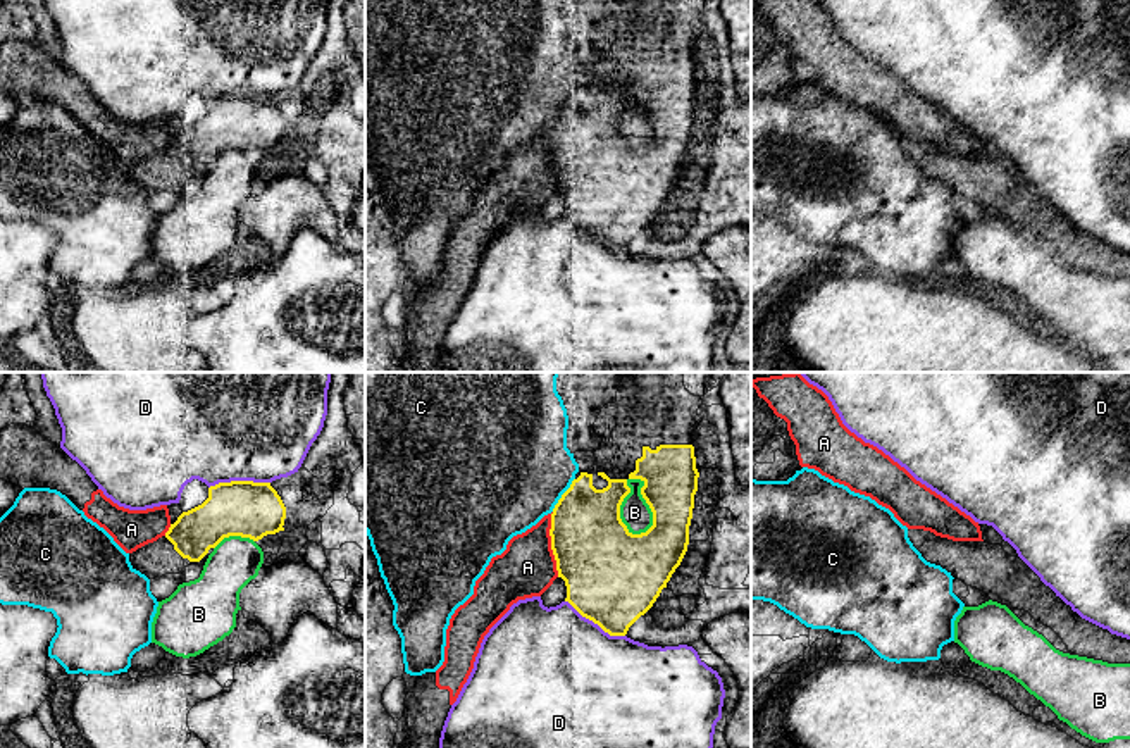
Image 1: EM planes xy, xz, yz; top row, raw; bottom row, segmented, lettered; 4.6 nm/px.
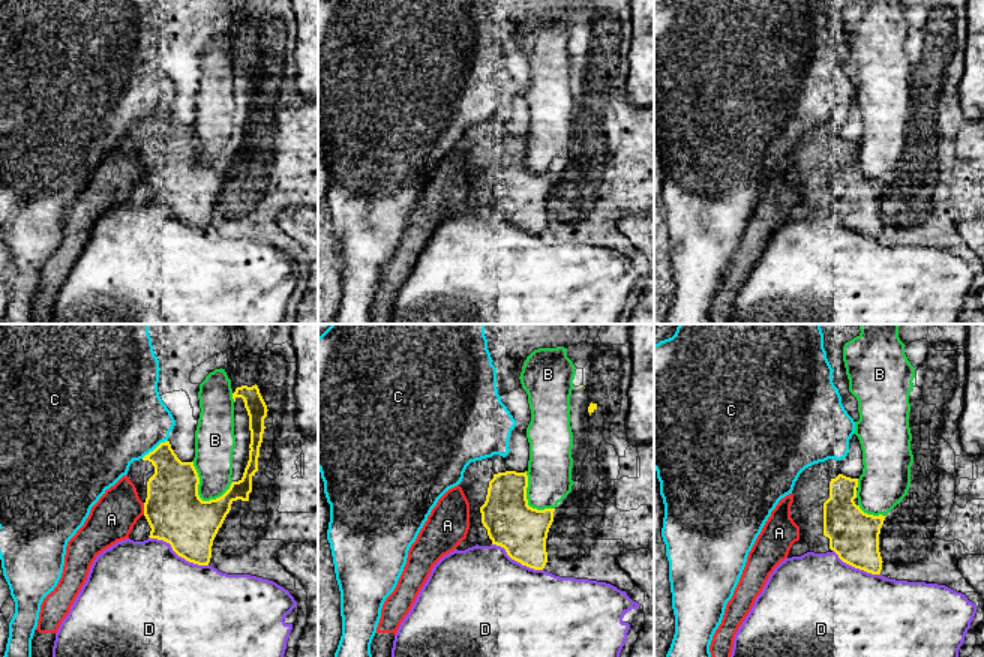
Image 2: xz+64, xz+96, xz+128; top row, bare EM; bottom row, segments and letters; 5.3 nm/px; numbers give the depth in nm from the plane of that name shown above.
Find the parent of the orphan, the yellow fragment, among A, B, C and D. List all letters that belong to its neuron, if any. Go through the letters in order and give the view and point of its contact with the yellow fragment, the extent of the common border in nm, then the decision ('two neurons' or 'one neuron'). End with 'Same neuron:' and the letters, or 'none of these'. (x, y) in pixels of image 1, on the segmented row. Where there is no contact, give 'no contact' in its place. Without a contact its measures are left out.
A: xz (552, 545) | 300 nm | two neurons
B: xz (619, 509) | 280 nm | two neurons
C: xz (562, 495) | 190 nm | two neurons
D: xy (238, 481) | 280 nm | two neurons
Same neuron: none of these

